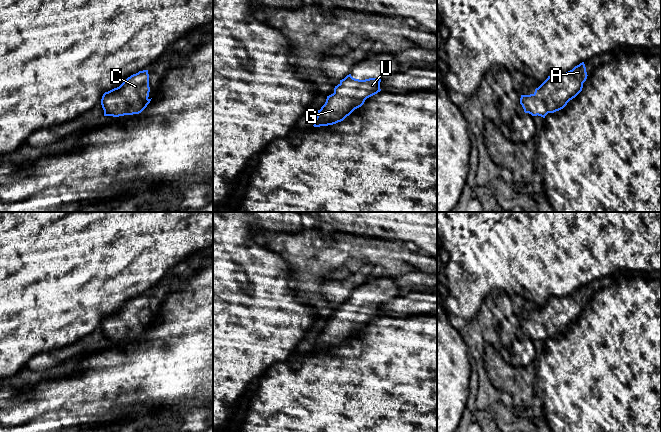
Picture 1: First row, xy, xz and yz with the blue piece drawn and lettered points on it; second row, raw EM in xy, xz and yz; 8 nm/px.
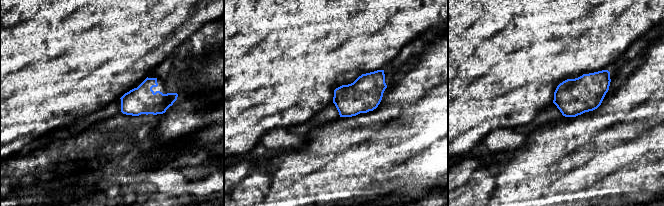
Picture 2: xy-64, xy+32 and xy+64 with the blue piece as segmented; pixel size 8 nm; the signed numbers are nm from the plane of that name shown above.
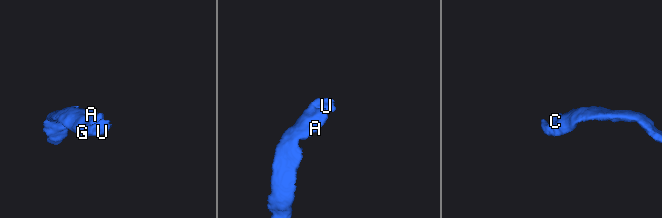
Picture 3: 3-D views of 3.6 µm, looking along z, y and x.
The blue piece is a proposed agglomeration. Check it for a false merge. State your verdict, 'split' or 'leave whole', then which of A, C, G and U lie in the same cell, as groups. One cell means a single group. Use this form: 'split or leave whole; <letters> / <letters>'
leave whole; A C G U

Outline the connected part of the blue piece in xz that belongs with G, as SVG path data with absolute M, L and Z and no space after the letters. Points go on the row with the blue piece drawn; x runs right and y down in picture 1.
M347 75L335 86L334 93L327 96L325 104L318 110L314 127L333 125L343 121L355 109L361 107L365 100L378 92L381 79L355 79Z

